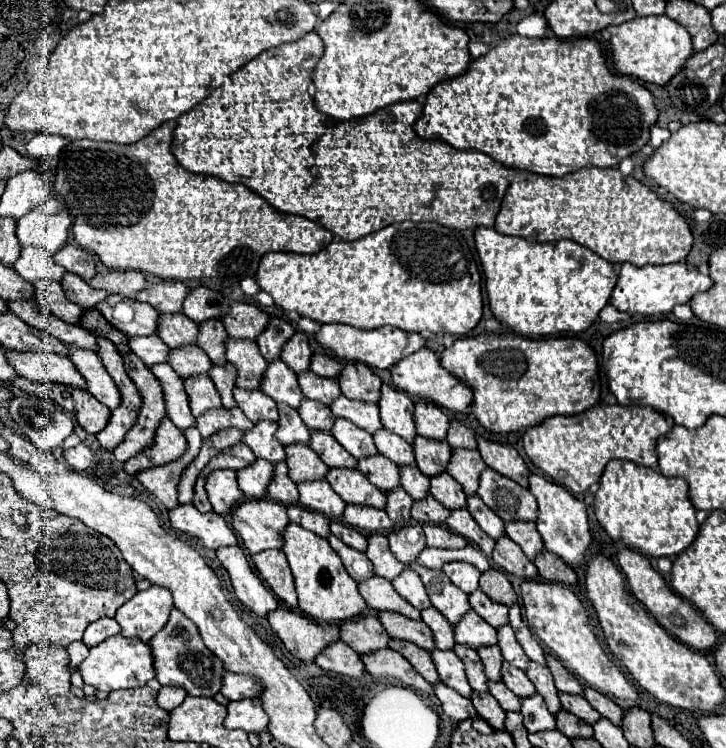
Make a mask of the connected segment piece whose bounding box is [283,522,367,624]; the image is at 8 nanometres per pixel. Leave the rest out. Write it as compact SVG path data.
M291 522L287 526L283 552L293 570L295 588L299 596L299 610L303 614L321 624L335 624L335 622L347 622L365 612L367 604L357 590L357 582L347 574L341 558L325 538L319 538L317 534Z

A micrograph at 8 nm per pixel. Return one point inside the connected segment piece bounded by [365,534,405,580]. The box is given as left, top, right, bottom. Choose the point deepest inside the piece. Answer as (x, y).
(385, 565)

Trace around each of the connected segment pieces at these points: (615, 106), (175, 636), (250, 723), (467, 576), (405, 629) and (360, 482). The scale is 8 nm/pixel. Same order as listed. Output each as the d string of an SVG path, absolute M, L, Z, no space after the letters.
M509 36L507 40L499 42L497 46L493 46L487 54L475 58L469 68L455 78L443 80L437 86L433 86L429 90L429 94L425 96L425 104L423 104L423 112L419 116L419 120L415 122L415 134L423 140L443 140L453 148L459 150L479 150L485 152L487 156L491 156L493 160L501 162L503 166L509 168L517 168L517 170L527 170L527 172L535 172L535 174L543 174L543 176L565 176L569 172L575 172L579 168L589 168L589 166L599 166L599 168L611 168L617 166L623 158L635 154L641 146L645 146L649 142L649 126L655 124L657 120L657 108L653 104L653 96L651 92L641 86L639 82L635 82L633 78L627 78L623 74L615 74L609 66L607 60L603 56L601 46L597 44L595 38L571 38L571 40L563 40L563 38L523 38L523 36Z
M171 610L167 624L161 628L159 634L151 638L149 646L155 662L155 678L161 686L179 686L185 688L191 696L215 696L219 692L225 670L221 662L215 658L215 654L211 654L211 650L203 646L197 626L179 610Z
M259 698L235 700L227 706L229 714L225 718L225 728L241 728L245 732L263 732L267 728L267 712L261 706Z
M451 562L447 566L443 566L443 572L449 576L449 580L461 588L465 594L471 594L477 590L477 584L479 584L479 576L481 572L475 570L475 566L471 564L465 564L465 562Z
M379 612L379 620L395 640L407 640L417 644L423 650L435 650L435 638L425 622L415 622L409 618L403 618L401 614L391 612Z
M329 470L327 482L345 504L371 506L379 510L383 510L387 504L385 492L375 488L359 470Z

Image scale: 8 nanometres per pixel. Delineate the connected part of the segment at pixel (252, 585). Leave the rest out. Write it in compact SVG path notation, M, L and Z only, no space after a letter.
M227 546L217 552L217 558L225 566L225 570L231 576L233 590L237 598L253 610L257 616L267 618L273 610L279 608L279 602L271 594L271 590L265 588L265 584L259 580L259 576L251 570L247 556L239 546Z

